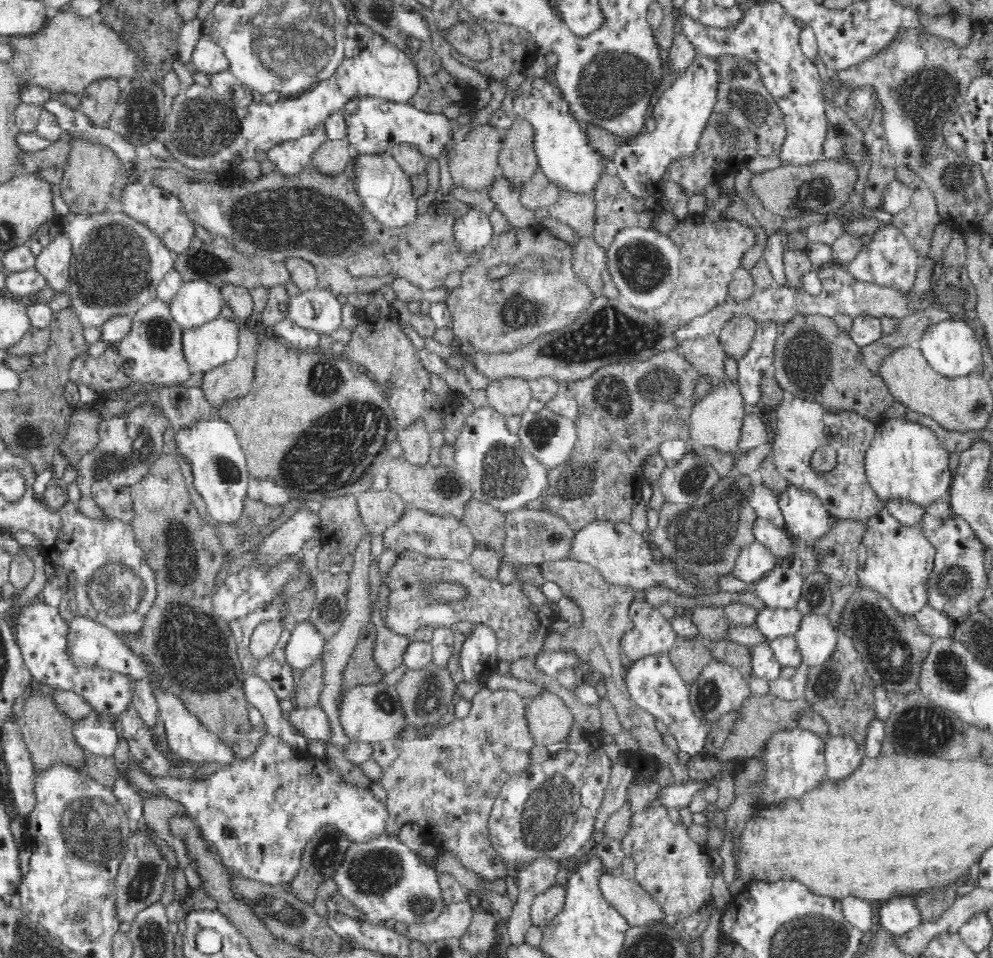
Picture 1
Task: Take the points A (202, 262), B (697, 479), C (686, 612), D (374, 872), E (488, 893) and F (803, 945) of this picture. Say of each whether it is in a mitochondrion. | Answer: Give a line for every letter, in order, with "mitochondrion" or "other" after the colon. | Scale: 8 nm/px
A: mitochondrion
B: mitochondrion
C: other
D: mitochondrion
E: other
F: mitochondrion

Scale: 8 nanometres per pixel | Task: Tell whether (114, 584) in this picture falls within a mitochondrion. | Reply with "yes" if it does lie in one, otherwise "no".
yes

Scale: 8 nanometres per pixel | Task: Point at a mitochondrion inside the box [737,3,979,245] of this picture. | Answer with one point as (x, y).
(923, 104)

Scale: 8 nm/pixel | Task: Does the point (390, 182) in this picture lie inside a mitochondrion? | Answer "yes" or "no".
no

